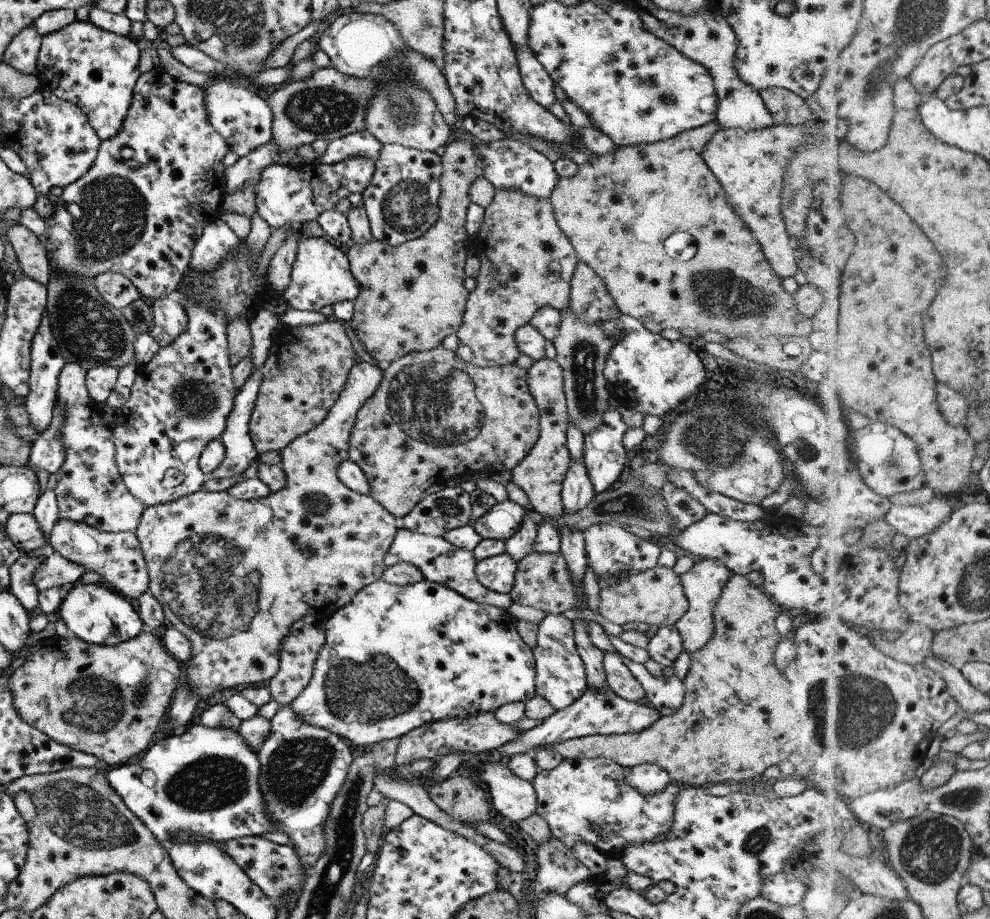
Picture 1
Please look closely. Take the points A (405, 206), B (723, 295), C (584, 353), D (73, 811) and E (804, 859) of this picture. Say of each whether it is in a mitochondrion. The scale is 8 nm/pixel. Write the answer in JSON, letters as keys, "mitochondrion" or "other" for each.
{"A":"mitochondrion","B":"mitochondrion","C":"mitochondrion","D":"mitochondrion","E":"other"}

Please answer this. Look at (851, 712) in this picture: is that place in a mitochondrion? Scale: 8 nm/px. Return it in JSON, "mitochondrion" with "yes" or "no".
{"mitochondrion":"yes"}

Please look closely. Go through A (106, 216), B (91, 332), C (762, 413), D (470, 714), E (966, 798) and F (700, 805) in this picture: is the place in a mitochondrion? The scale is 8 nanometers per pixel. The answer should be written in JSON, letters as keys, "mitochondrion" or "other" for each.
{"A":"mitochondrion","B":"mitochondrion","C":"mitochondrion","D":"other","E":"mitochondrion","F":"other"}

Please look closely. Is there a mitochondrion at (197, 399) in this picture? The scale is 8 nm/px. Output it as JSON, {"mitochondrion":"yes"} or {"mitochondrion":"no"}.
{"mitochondrion":"yes"}

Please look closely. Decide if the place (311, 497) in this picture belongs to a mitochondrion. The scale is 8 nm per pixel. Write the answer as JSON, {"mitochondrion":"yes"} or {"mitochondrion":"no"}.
{"mitochondrion":"yes"}

